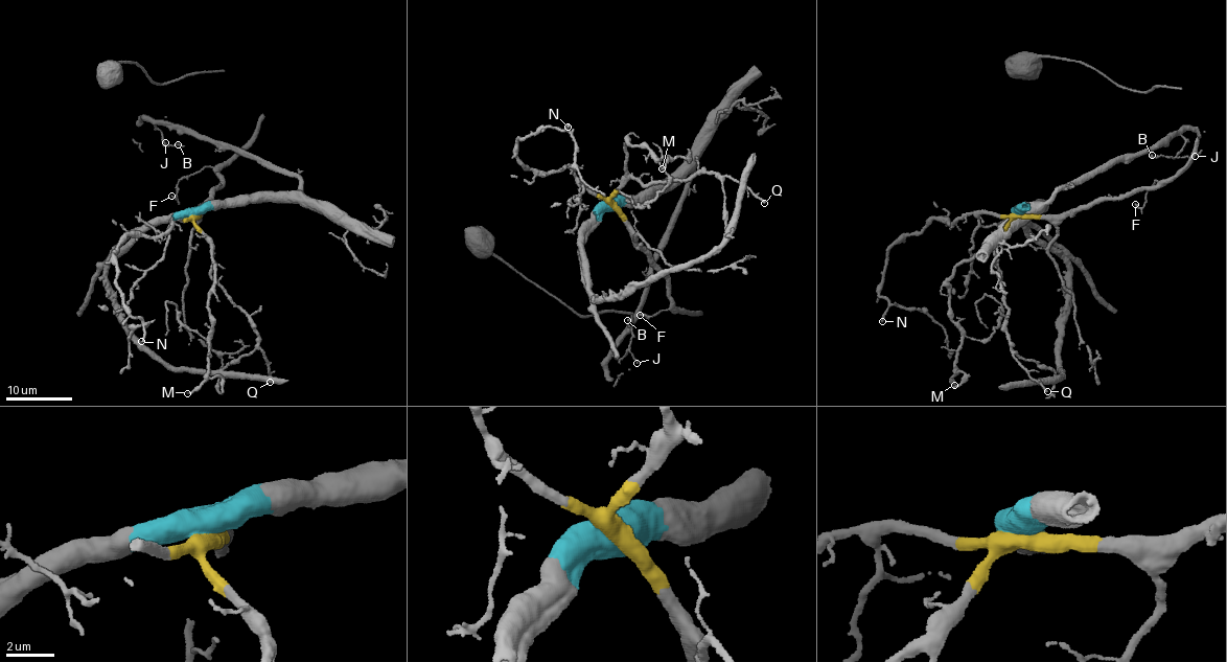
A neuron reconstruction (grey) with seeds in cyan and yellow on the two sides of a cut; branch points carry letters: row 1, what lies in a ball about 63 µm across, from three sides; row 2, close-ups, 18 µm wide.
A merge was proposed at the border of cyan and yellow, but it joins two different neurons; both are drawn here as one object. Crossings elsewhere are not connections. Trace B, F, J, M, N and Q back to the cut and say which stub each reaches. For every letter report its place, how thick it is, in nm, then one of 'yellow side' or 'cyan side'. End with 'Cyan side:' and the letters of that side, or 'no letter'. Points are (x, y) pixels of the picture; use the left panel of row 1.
B: place (178, 144); calibre 150 nm; cyan side
F: place (171, 196); calibre 180 nm; yellow side
J: place (165, 142); calibre 130 nm; cyan side
M: place (187, 393); calibre 200 nm; yellow side
N: place (141, 341); calibre 220 nm; yellow side
Q: place (270, 382); calibre 240 nm; yellow side
Cyan side: B, J

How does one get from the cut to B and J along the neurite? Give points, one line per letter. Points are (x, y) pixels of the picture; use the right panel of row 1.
B: (1018, 214), (1046, 210), (1058, 189), (1175, 135), (1183, 138), (1174, 157), (1152, 155)
J: (1018, 214), (1024, 209), (1046, 210), (1045, 203), (1058, 189), (1178, 135), (1185, 141), (1177, 155), (1195, 155)

